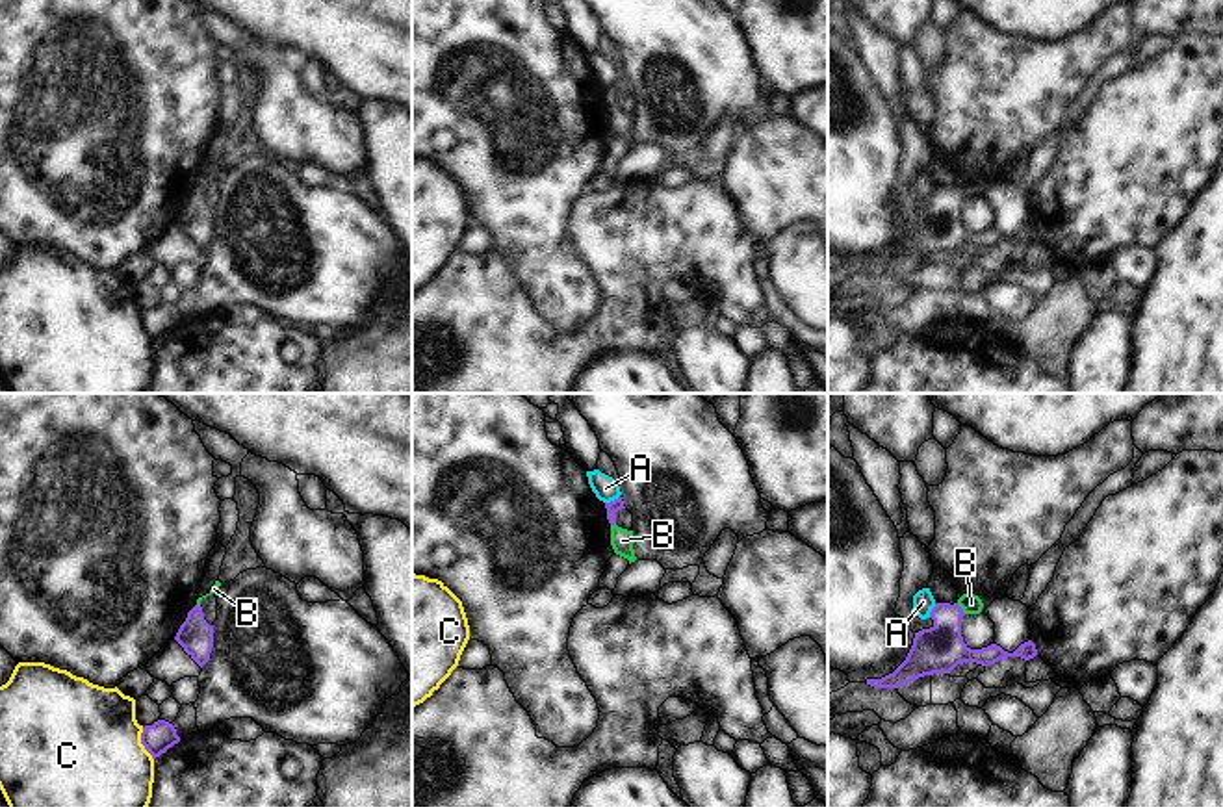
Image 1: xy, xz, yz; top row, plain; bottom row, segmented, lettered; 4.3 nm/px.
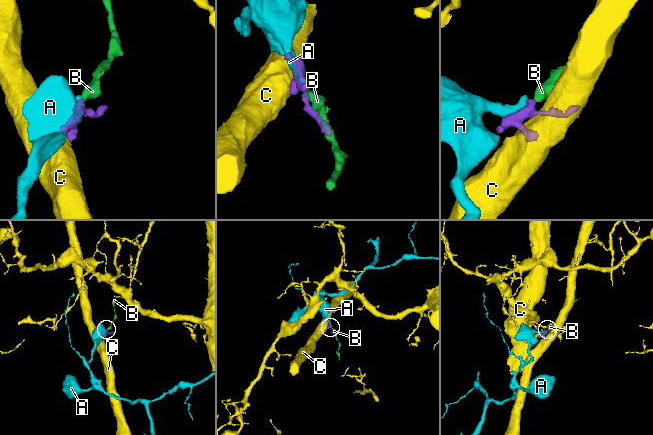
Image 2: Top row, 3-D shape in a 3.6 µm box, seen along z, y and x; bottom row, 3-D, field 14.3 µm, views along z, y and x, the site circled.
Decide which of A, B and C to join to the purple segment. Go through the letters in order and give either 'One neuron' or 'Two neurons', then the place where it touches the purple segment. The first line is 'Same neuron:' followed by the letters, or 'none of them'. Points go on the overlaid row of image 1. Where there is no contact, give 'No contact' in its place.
Same neuron: B
A: Two neurons. Touches purple at xz (611, 501)
B: One neuron. Touches purple at yz (962, 609)
C: Two neurons. Touches purple at xy (141, 742)

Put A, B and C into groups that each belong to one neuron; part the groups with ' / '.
A / B / C

